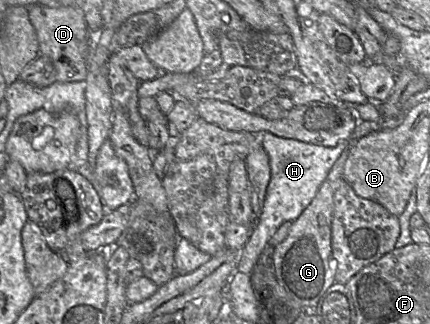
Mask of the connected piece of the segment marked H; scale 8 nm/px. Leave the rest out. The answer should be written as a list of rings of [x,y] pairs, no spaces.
[[[270,132],[260,135],[261,145],[269,157],[270,181],[266,190],[263,210],[255,220],[250,237],[240,251],[240,260],[234,272],[250,275],[260,254],[269,245],[269,239],[285,222],[296,220],[316,196],[329,171],[350,145],[342,140],[334,147],[315,145],[296,139],[276,136]]]

